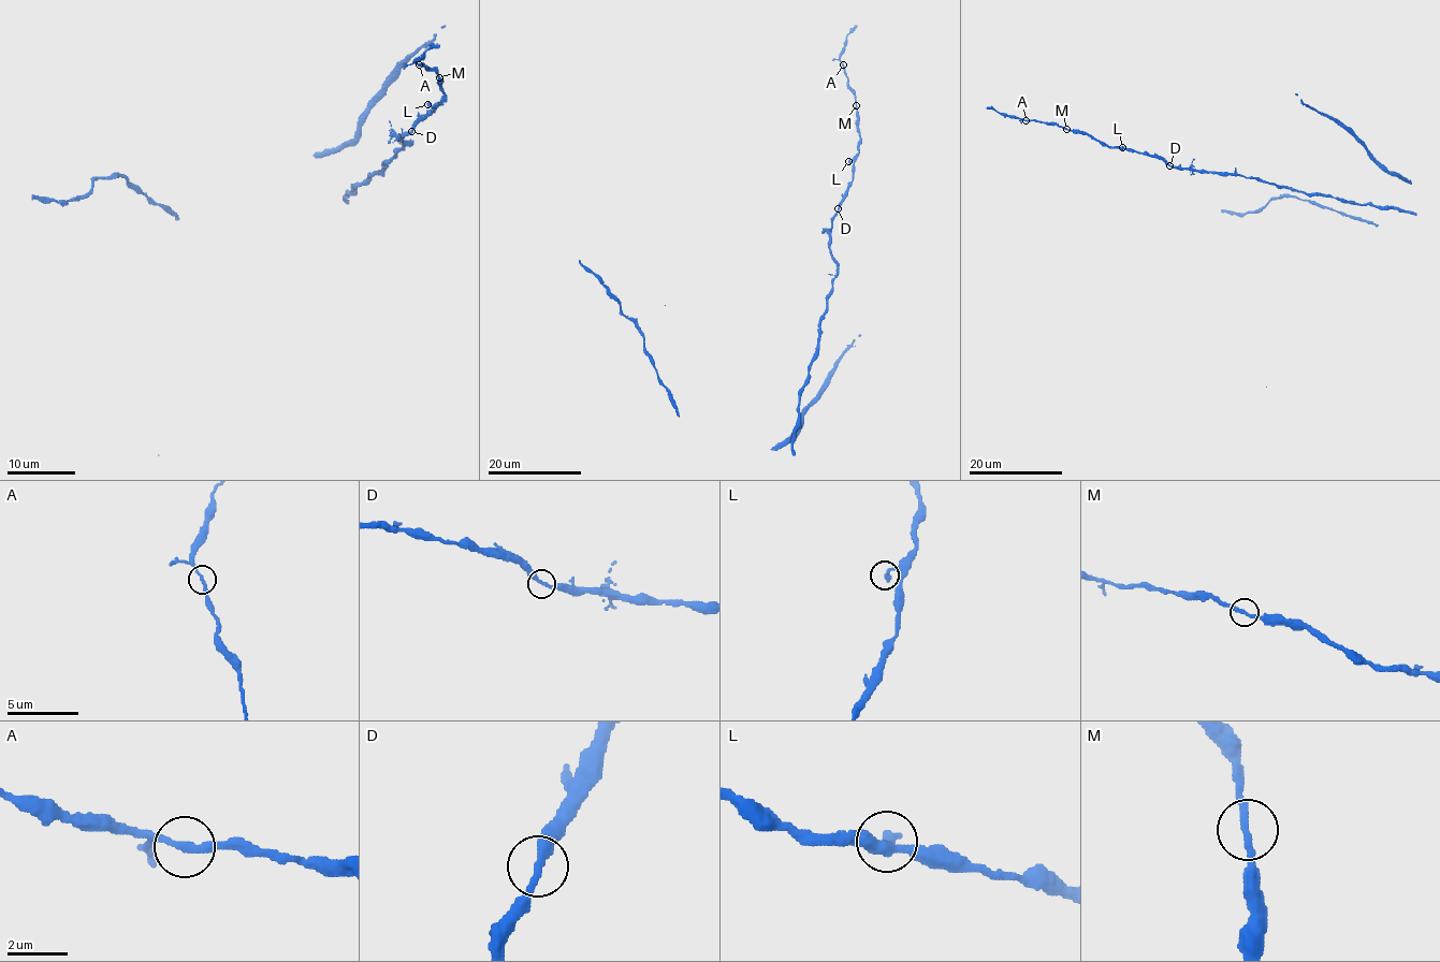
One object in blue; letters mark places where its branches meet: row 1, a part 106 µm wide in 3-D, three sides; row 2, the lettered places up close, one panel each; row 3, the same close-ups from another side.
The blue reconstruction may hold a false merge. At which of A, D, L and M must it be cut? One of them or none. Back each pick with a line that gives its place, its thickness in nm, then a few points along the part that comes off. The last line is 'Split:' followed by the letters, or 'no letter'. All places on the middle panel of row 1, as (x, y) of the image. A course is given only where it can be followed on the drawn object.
Split: no letter

